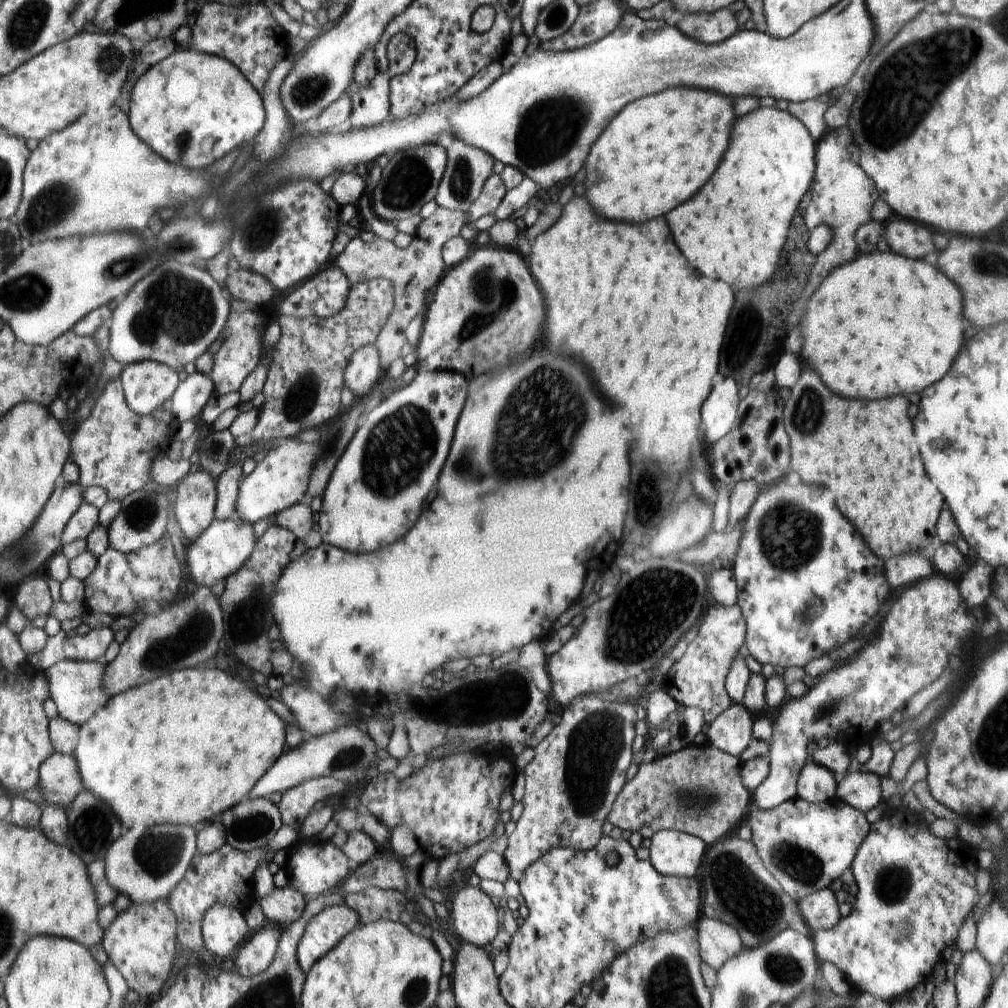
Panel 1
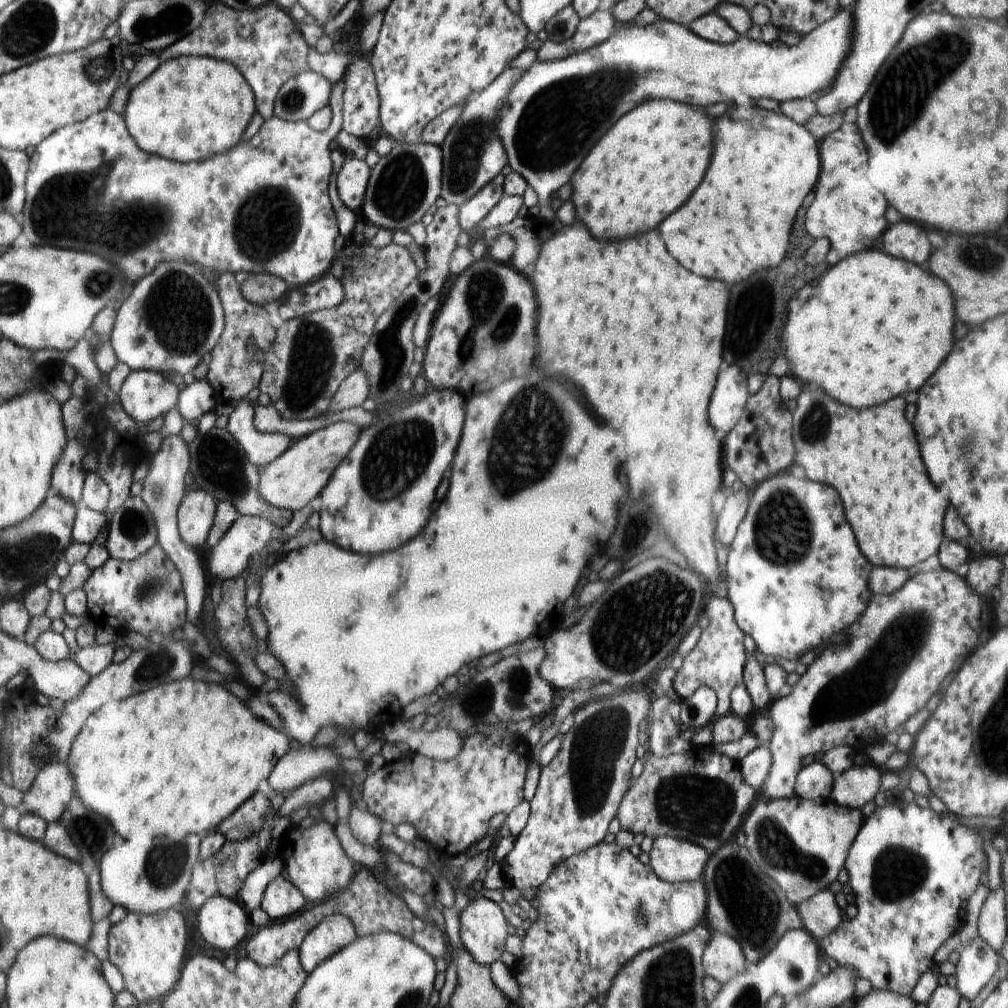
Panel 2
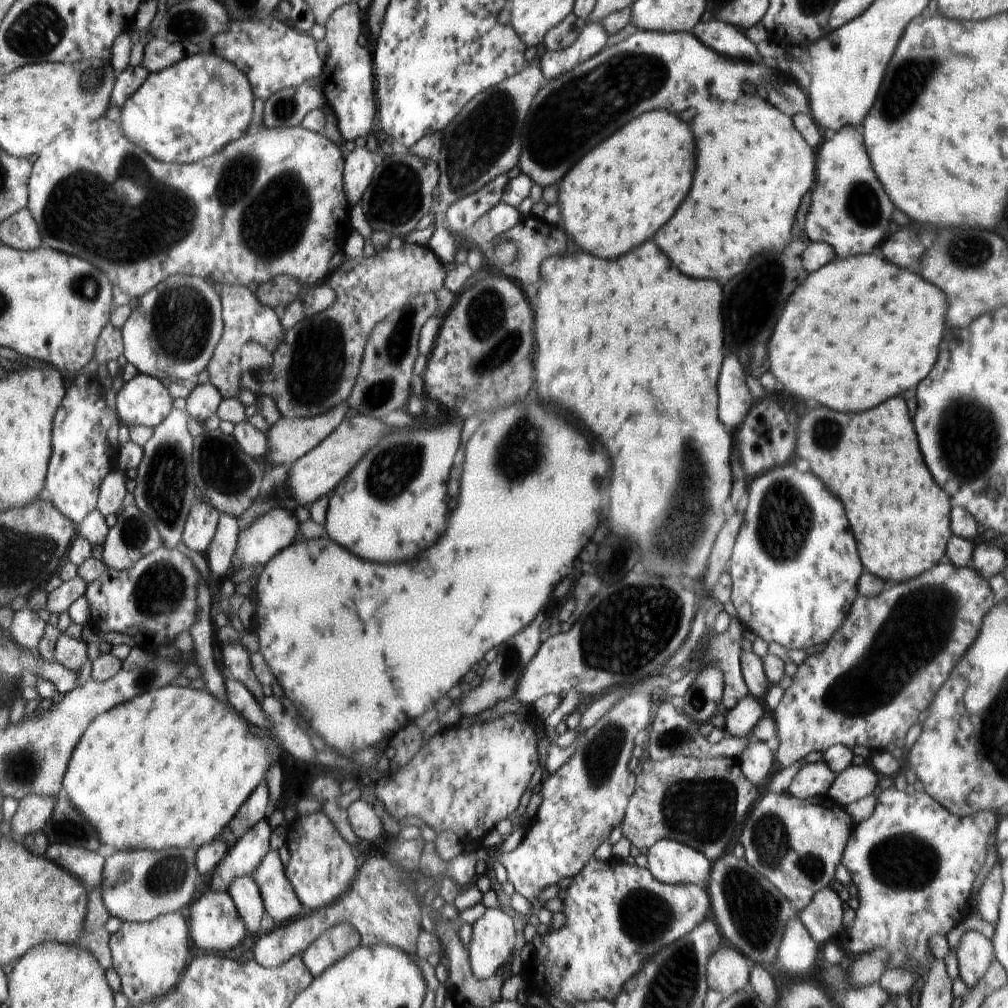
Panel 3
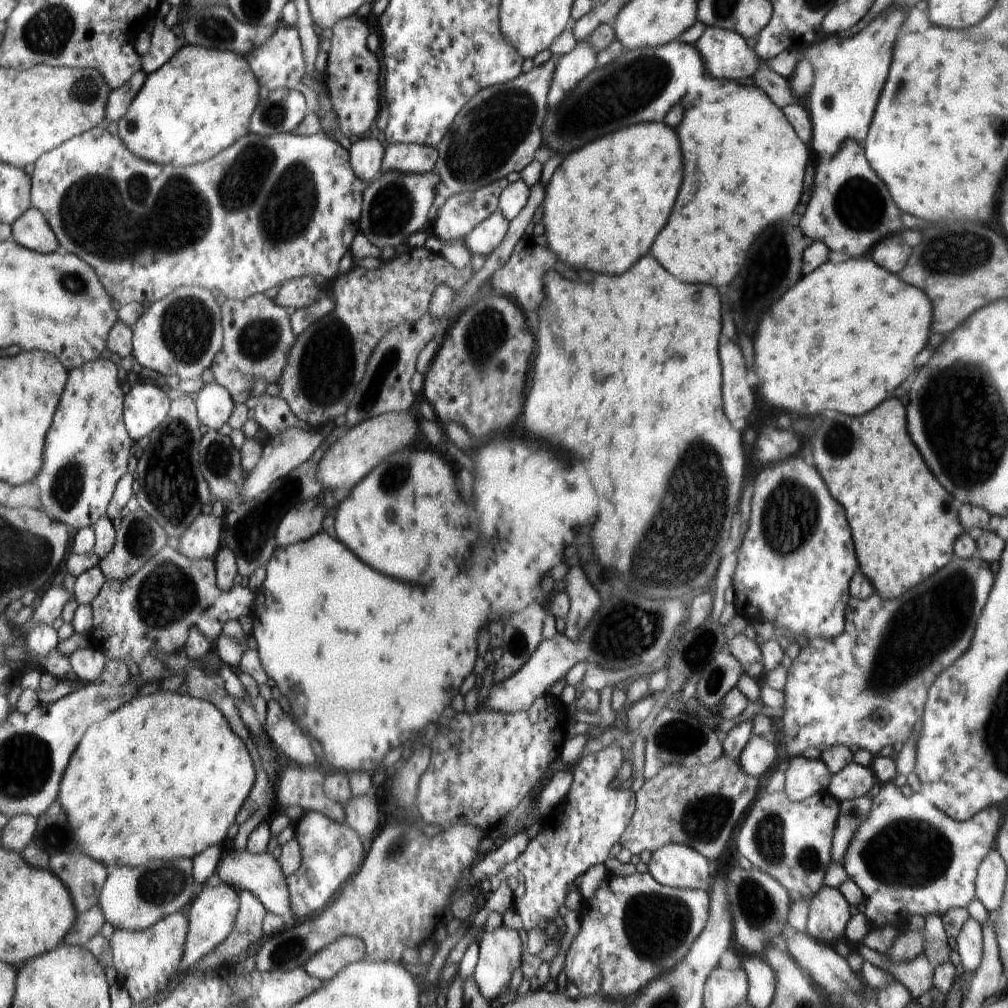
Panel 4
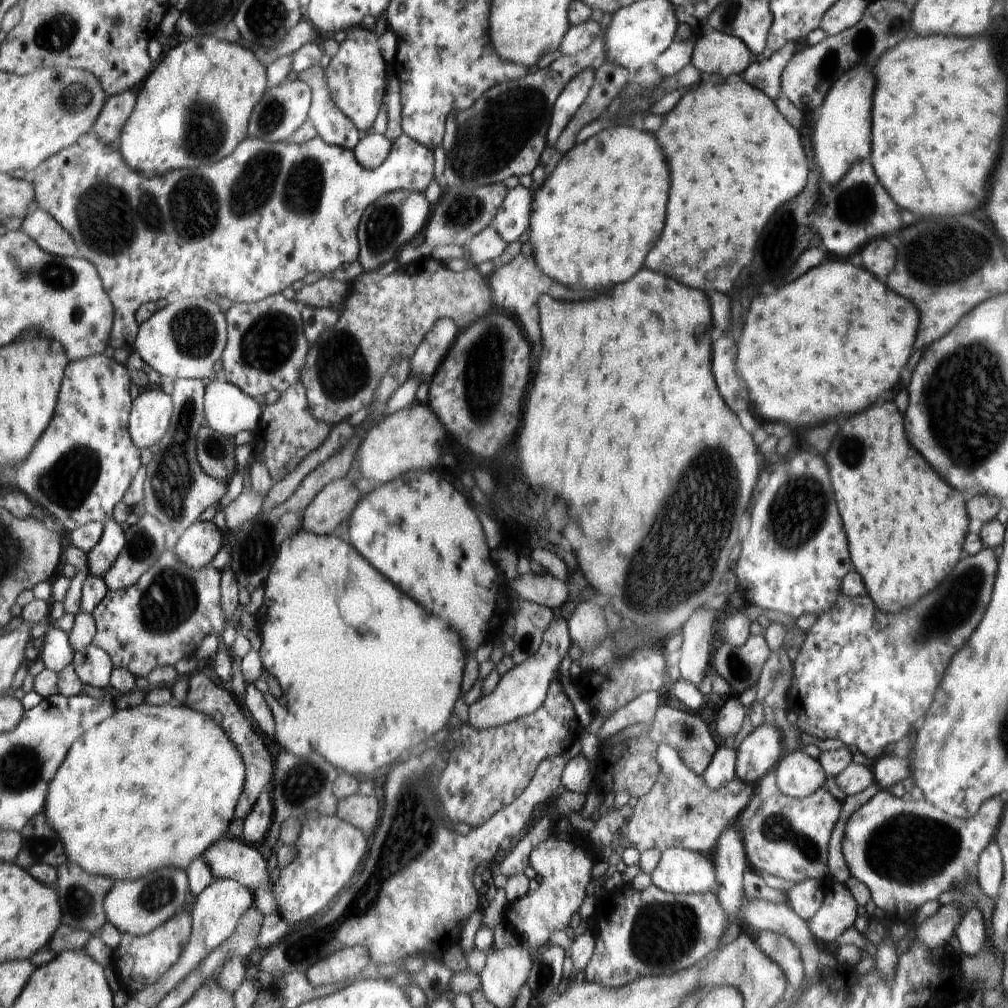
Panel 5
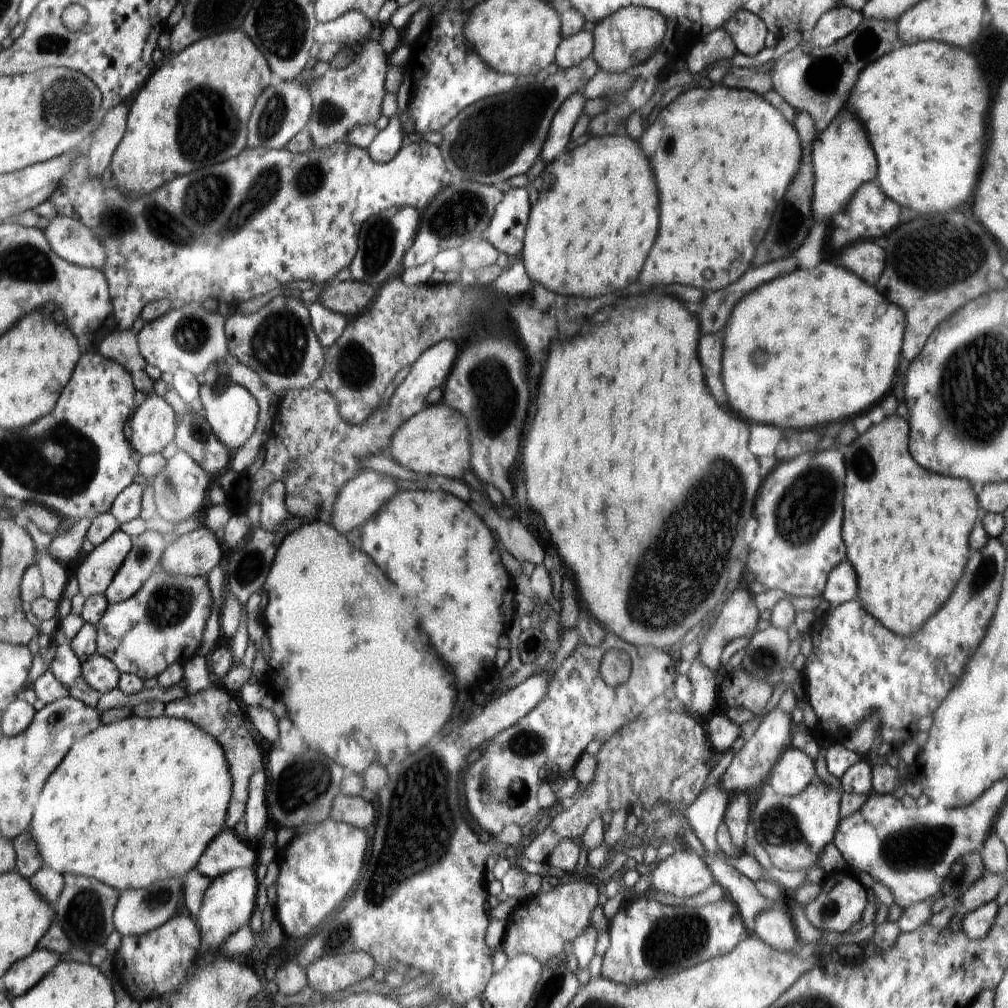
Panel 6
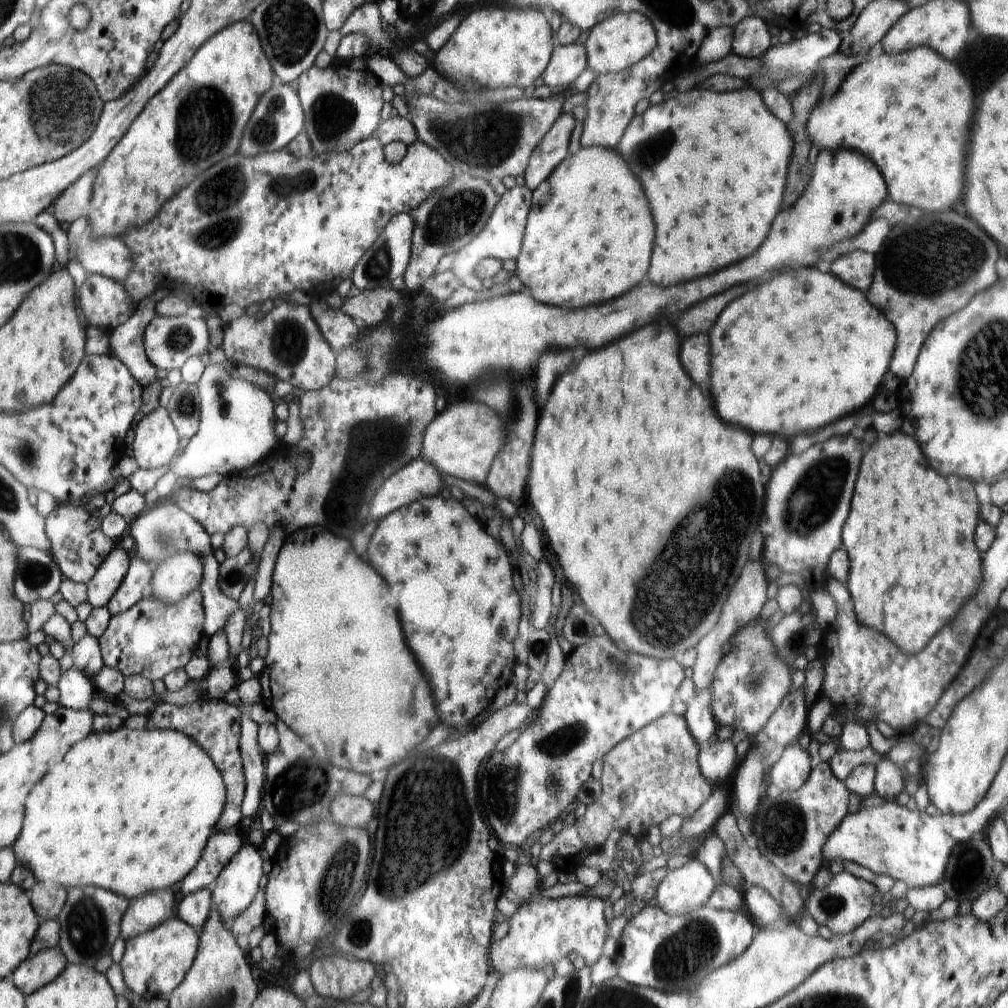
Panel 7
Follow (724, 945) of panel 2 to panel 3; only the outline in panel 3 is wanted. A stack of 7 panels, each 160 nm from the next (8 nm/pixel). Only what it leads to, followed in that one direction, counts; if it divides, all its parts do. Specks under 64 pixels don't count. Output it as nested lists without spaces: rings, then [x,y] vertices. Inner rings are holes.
[[[720,946],[707,962],[707,985],[724,998],[729,997],[749,984],[750,969],[742,953]]]

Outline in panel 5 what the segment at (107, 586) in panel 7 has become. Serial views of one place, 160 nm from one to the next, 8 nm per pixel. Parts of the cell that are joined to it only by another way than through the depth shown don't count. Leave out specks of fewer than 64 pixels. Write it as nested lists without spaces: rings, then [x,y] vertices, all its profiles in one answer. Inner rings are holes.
[[[110,521],[103,525],[98,544],[86,555],[87,574],[90,577],[103,578],[126,544],[125,531],[118,523]]]

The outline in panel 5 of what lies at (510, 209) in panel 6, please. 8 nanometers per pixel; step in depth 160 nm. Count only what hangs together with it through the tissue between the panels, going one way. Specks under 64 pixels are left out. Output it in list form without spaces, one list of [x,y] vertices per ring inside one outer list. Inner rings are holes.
[[[518,185],[508,190],[506,198],[498,207],[493,224],[507,244],[518,240],[528,230],[532,199],[532,191]]]

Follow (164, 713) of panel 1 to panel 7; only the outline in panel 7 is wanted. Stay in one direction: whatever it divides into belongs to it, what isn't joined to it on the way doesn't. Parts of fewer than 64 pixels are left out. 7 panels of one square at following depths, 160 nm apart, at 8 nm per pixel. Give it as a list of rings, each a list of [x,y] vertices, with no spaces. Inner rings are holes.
[[[122,726],[115,731],[94,732],[93,735],[86,736],[80,743],[74,744],[74,752],[70,752],[70,756],[66,756],[66,760],[62,760],[58,768],[50,768],[50,776],[46,776],[46,780],[42,780],[42,784],[34,788],[30,804],[25,804],[24,826],[12,847],[17,862],[31,869],[38,882],[51,882],[66,890],[70,887],[97,886],[134,900],[150,894],[152,890],[170,889],[172,884],[184,880],[190,874],[200,860],[210,832],[218,822],[225,804],[226,789],[220,771],[209,753],[197,741],[180,731],[146,728],[138,730]]]

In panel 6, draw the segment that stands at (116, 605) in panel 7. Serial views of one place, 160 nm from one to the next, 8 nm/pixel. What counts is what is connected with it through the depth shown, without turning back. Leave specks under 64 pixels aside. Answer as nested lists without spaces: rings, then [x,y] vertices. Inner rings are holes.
[[[148,530],[136,537],[132,537],[133,547],[130,549],[129,555],[126,556],[125,562],[122,563],[120,570],[113,578],[113,582],[110,583],[110,586],[103,594],[108,603],[122,603],[125,602],[125,600],[132,598],[151,578],[154,570],[158,567],[160,556],[165,552],[164,548],[167,547],[167,544],[164,544],[162,535],[163,534],[160,534],[159,531]]]

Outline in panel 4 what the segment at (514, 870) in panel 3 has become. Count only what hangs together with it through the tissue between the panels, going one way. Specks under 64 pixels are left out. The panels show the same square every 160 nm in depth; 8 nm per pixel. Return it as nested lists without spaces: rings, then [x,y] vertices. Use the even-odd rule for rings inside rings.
[[[616,745],[596,753],[587,753],[573,766],[571,773],[573,782],[568,794],[562,802],[566,820],[562,822],[549,821],[544,830],[536,838],[532,839],[527,850],[516,860],[519,868],[520,879],[526,886],[526,893],[515,901],[515,908],[523,922],[523,928],[527,932],[536,928],[540,920],[556,918],[558,908],[564,904],[568,894],[568,884],[574,882],[578,876],[583,876],[588,868],[595,864],[604,864],[610,857],[610,848],[619,842],[626,826],[629,825],[631,816],[635,811],[635,794],[631,790],[619,791],[610,788],[611,781],[615,778],[617,770],[624,762],[625,752]]]

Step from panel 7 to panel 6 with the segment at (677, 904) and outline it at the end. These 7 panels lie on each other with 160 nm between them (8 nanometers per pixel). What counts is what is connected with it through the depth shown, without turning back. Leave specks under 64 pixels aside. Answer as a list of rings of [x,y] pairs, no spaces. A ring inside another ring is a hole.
[[[682,848],[658,862],[650,875],[650,882],[650,888],[662,894],[690,898],[709,889],[715,880],[701,856]]]

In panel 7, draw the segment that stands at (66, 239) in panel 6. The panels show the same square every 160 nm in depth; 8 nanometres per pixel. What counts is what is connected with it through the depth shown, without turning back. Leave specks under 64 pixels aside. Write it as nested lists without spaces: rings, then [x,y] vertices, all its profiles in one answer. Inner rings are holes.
[[[84,234],[77,246],[77,260],[87,274],[98,273],[123,283],[135,267],[132,251],[118,237],[92,239]]]

